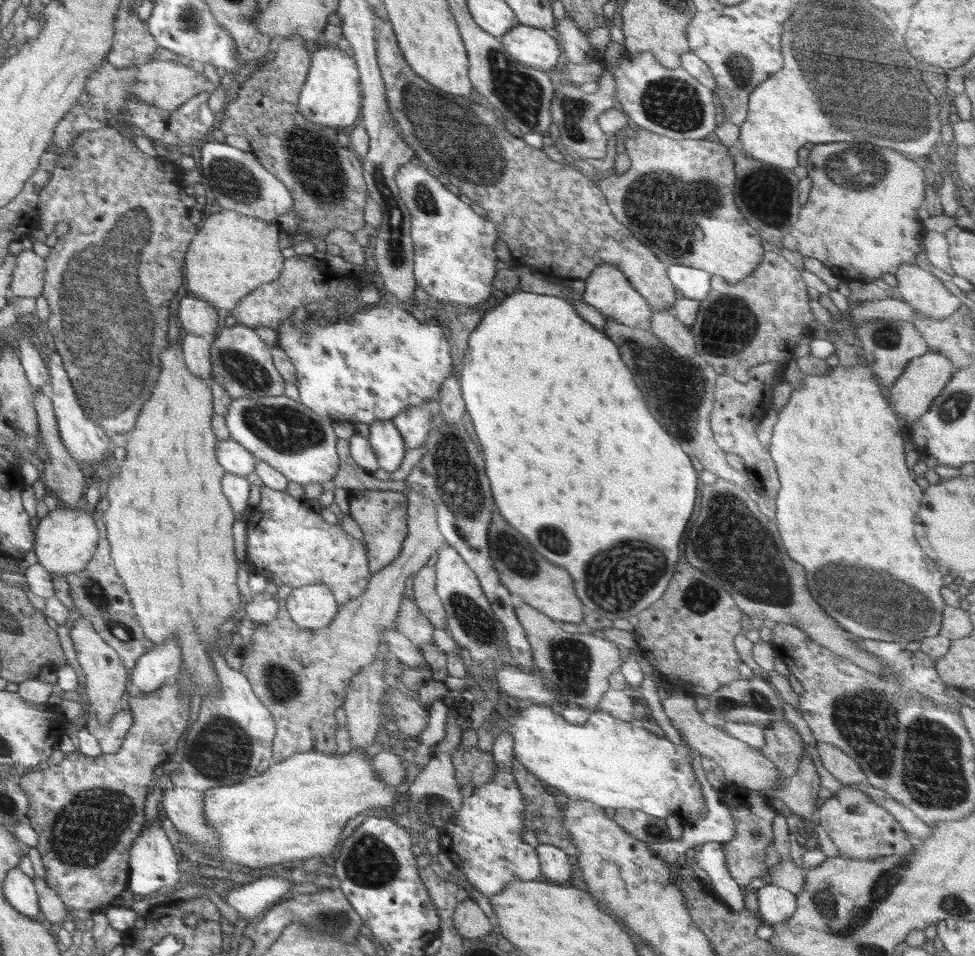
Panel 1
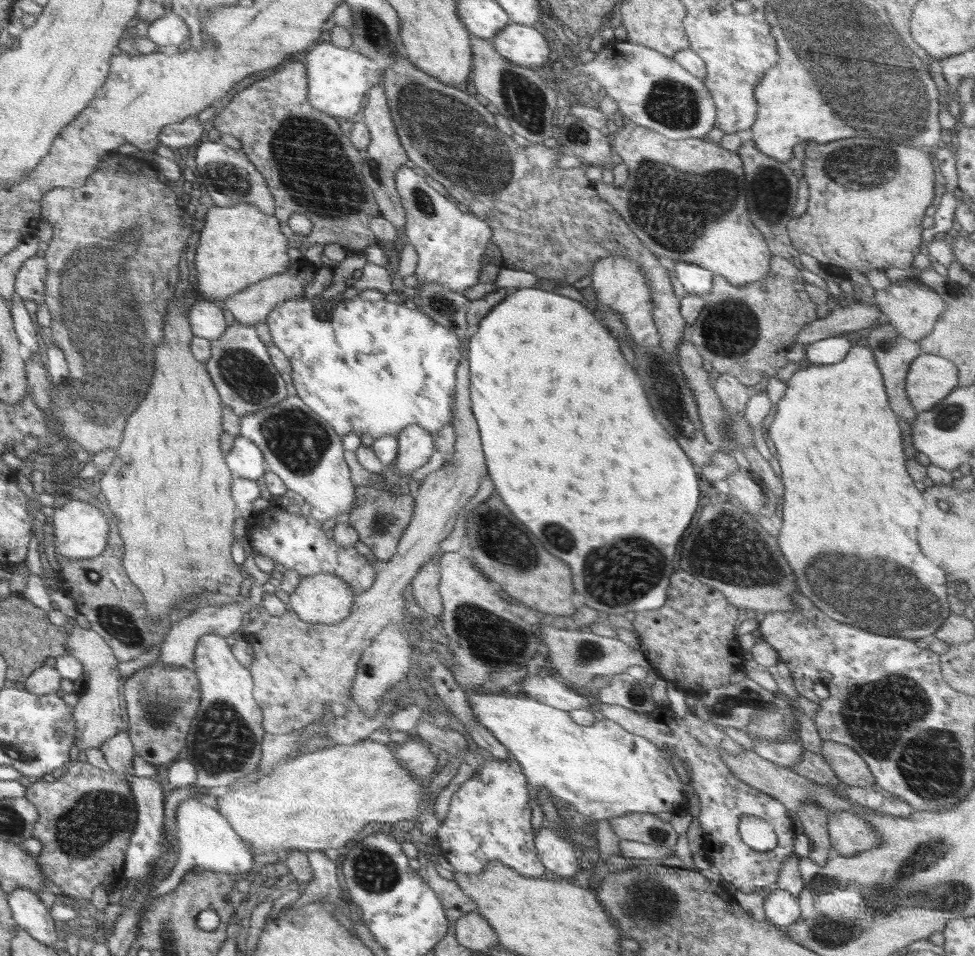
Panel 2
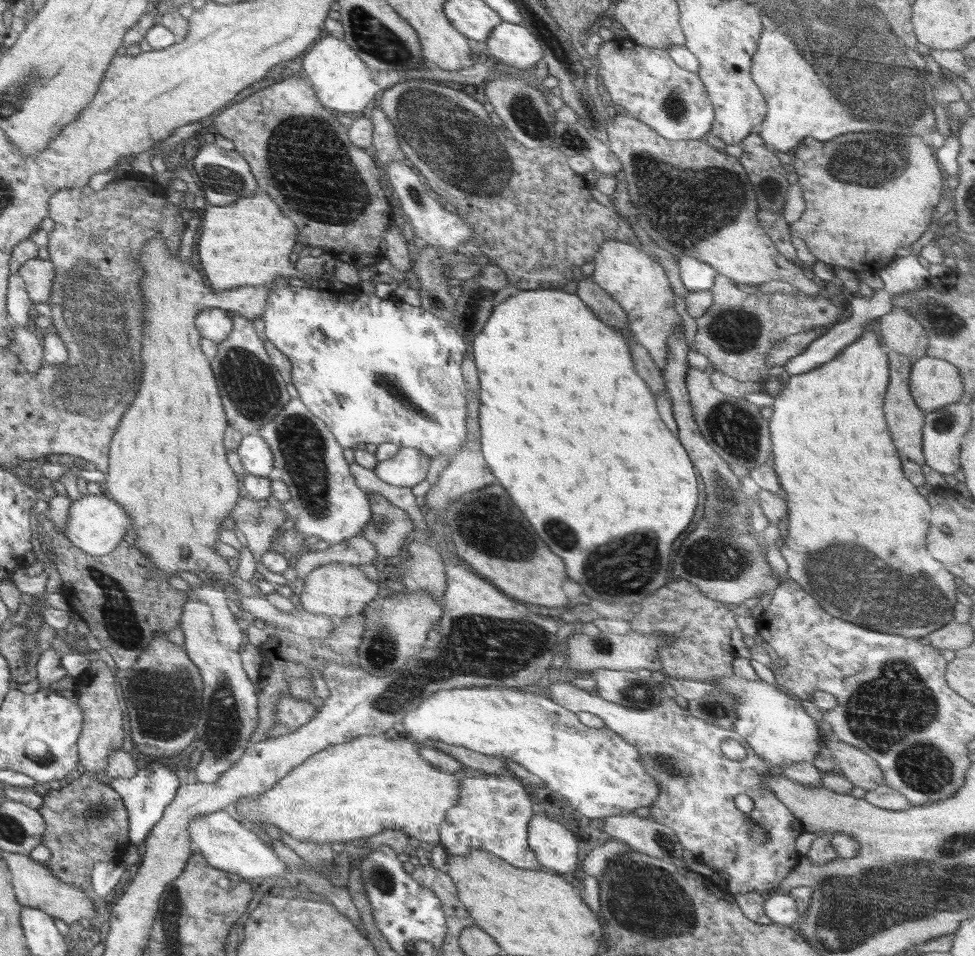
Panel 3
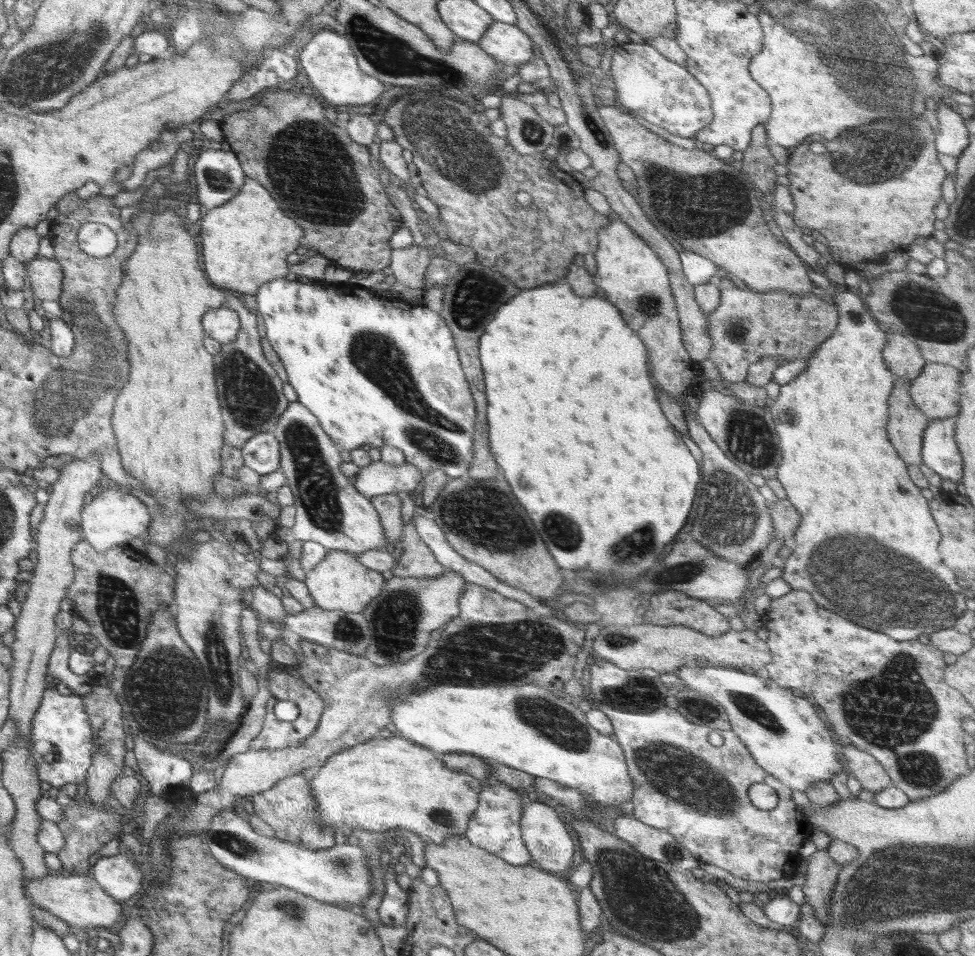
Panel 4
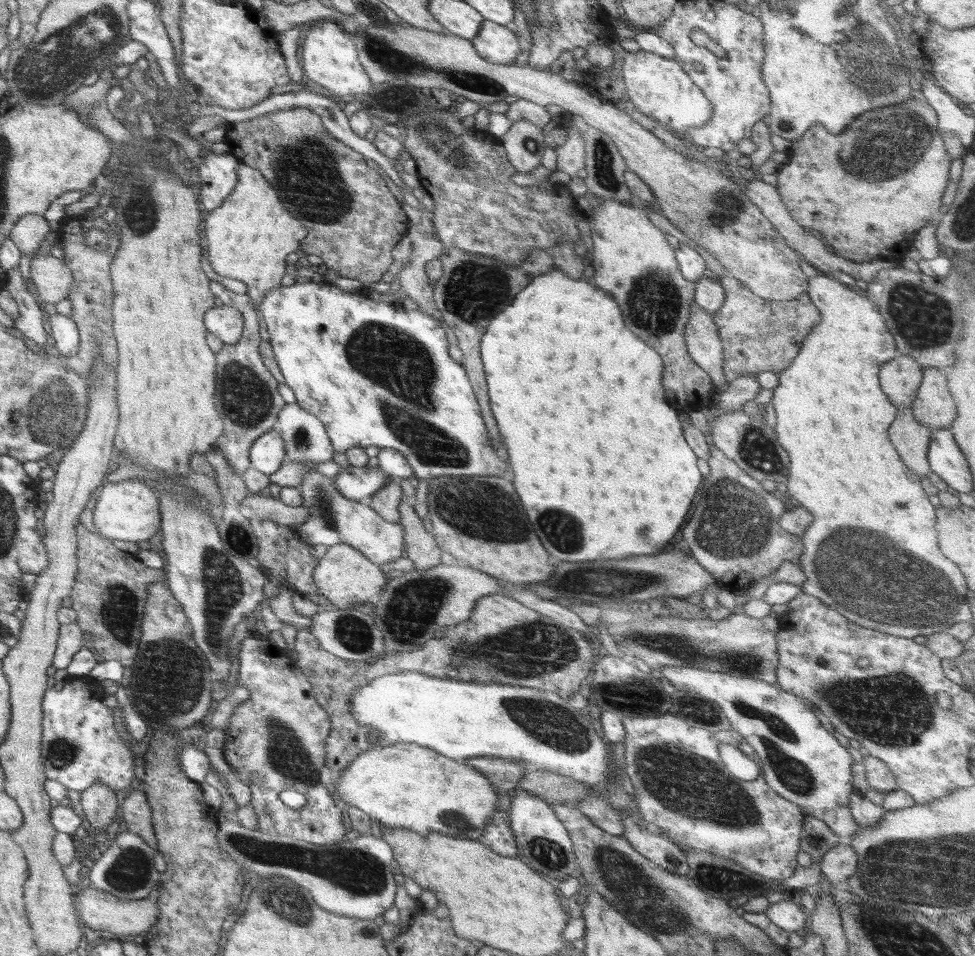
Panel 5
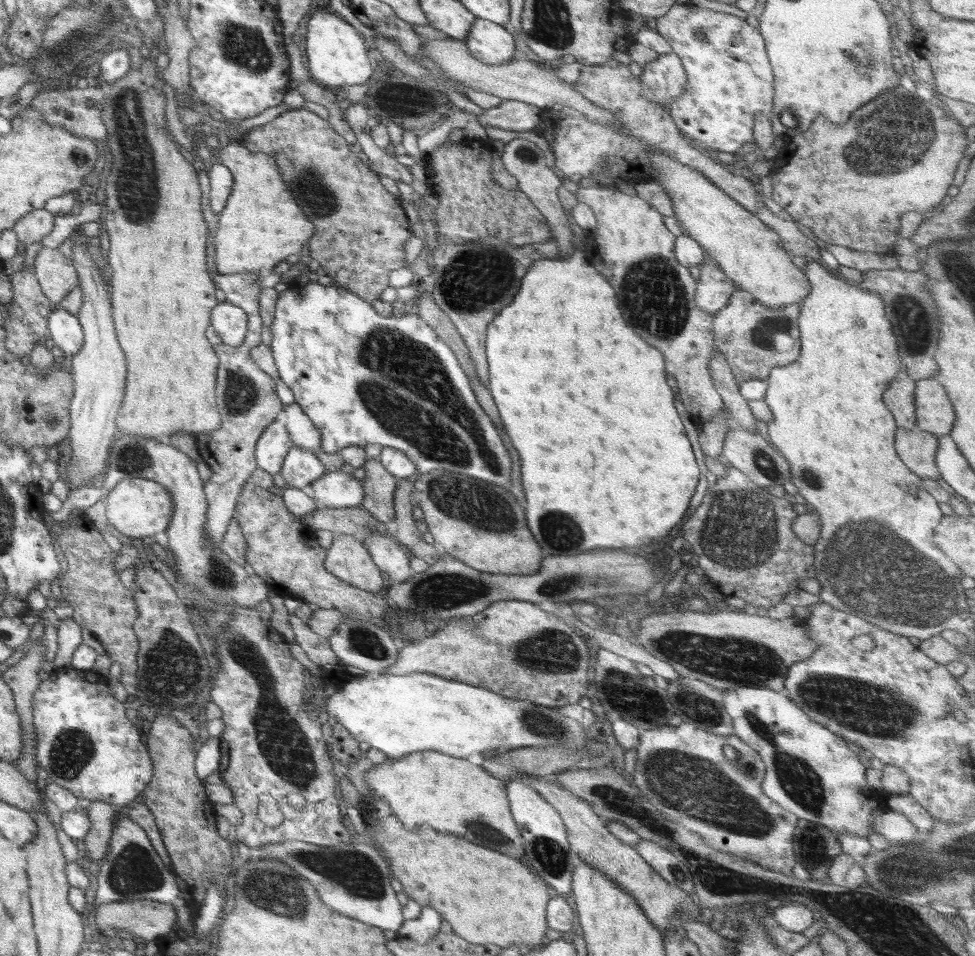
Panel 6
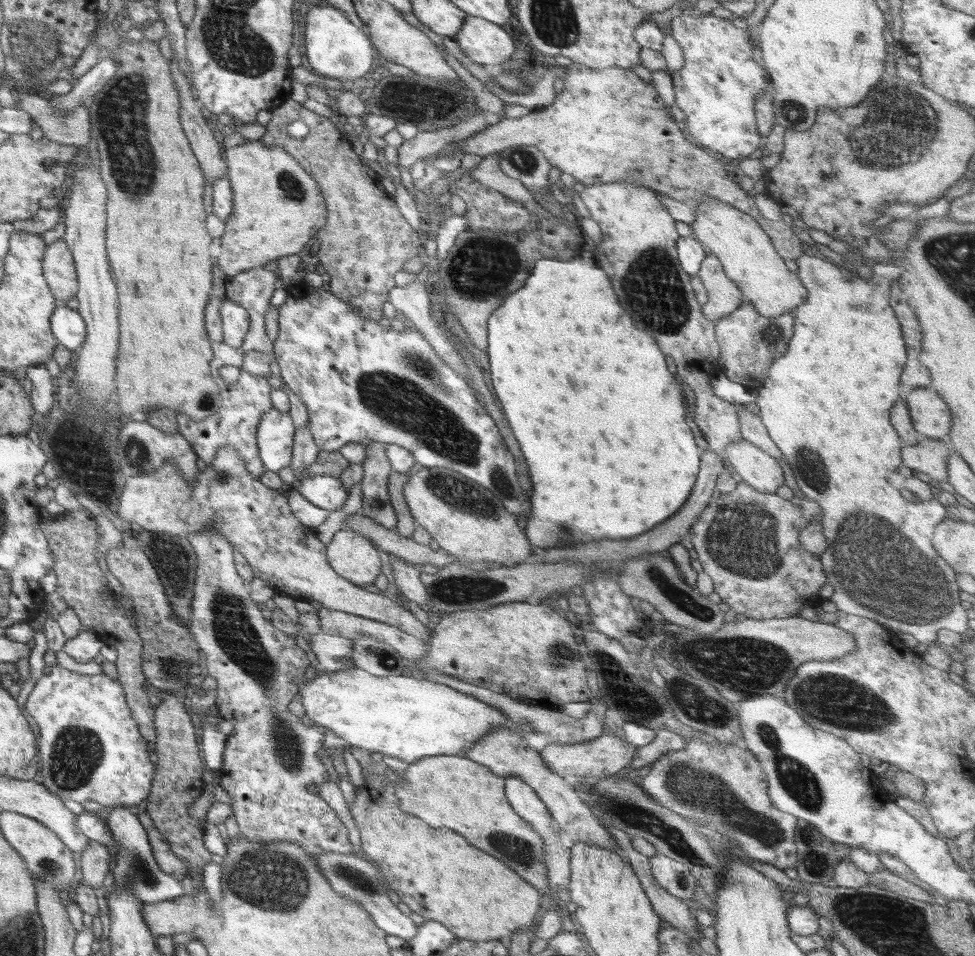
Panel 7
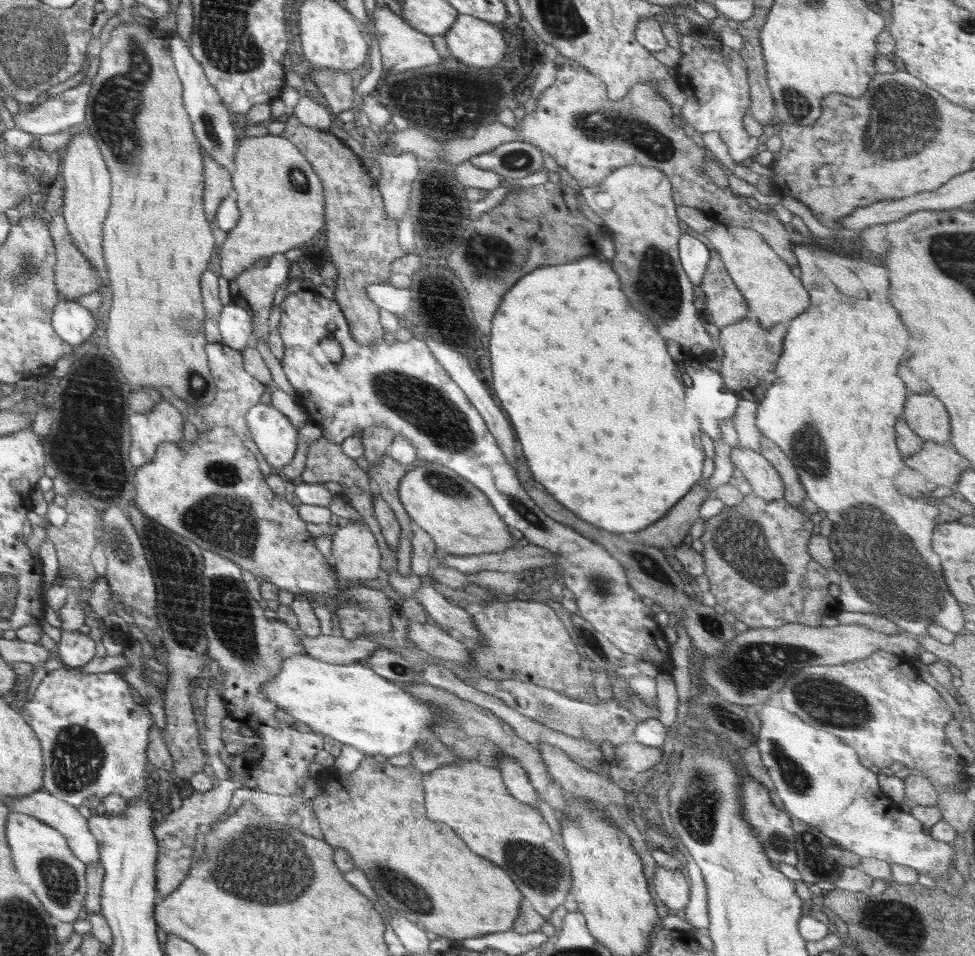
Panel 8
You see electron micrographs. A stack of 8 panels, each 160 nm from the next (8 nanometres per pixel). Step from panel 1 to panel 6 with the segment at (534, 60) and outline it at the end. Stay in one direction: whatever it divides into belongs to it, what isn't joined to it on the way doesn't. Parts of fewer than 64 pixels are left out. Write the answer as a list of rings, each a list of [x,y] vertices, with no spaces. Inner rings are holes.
[[[477,18],[468,31],[465,42],[469,53],[487,65],[501,65],[514,60],[514,33],[508,26]]]

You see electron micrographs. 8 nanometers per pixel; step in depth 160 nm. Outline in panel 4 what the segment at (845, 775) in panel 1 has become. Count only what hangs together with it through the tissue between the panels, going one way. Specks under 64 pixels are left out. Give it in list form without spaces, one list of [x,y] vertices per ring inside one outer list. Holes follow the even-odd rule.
[[[853,745],[842,746],[840,751],[848,761],[844,767],[851,770],[853,776],[860,782],[862,789],[876,794],[892,785],[884,767],[870,754]]]

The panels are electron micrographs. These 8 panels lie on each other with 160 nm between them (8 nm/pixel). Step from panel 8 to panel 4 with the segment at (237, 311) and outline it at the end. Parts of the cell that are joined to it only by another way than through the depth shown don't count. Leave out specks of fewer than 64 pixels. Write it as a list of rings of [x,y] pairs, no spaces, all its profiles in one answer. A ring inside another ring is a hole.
[[[220,307],[210,310],[203,317],[203,329],[207,335],[222,346],[236,340],[241,324],[238,314],[230,307]]]

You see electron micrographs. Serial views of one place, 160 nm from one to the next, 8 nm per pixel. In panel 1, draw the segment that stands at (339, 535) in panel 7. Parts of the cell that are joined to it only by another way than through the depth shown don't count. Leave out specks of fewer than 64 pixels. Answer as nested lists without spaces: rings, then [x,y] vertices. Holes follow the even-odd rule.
[[[322,583],[293,588],[286,599],[286,610],[302,628],[319,629],[328,626],[339,611],[334,593]]]

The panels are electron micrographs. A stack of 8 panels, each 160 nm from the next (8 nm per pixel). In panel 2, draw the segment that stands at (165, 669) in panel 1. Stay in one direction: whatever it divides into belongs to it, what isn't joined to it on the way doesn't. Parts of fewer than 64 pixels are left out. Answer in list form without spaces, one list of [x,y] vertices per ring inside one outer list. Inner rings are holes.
[[[253,584],[249,591],[250,593],[246,598],[238,597],[233,602],[224,605],[200,607],[196,609],[192,615],[189,615],[181,621],[173,619],[167,635],[160,644],[160,655],[156,663],[160,663],[165,667],[186,667],[194,658],[194,649],[197,640],[201,636],[208,633],[216,633],[217,635],[228,637],[232,632],[241,630],[245,626],[244,622],[247,621],[247,613],[249,613],[250,610],[260,608],[262,612],[265,613],[262,602],[263,594],[265,593],[263,587],[259,584]]]

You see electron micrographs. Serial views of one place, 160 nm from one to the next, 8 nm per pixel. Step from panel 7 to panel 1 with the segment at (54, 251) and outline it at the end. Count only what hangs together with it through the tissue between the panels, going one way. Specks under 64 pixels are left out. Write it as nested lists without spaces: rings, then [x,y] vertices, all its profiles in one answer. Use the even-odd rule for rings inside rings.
[[[28,250],[16,255],[16,265],[10,277],[11,295],[36,300],[43,295],[44,286],[44,257]]]

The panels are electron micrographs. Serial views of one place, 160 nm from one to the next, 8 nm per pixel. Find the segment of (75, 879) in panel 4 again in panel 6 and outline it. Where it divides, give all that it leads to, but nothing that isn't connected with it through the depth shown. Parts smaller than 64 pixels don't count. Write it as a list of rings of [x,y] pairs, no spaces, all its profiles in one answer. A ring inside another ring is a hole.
[[[142,900],[142,901],[122,901],[104,903],[92,907],[94,917],[92,918],[93,925],[96,926],[101,932],[110,927],[116,927],[123,930],[126,936],[134,938],[144,938],[144,940],[155,940],[162,937],[163,934],[171,932],[173,925],[176,924],[178,919],[175,907],[168,903]]]

